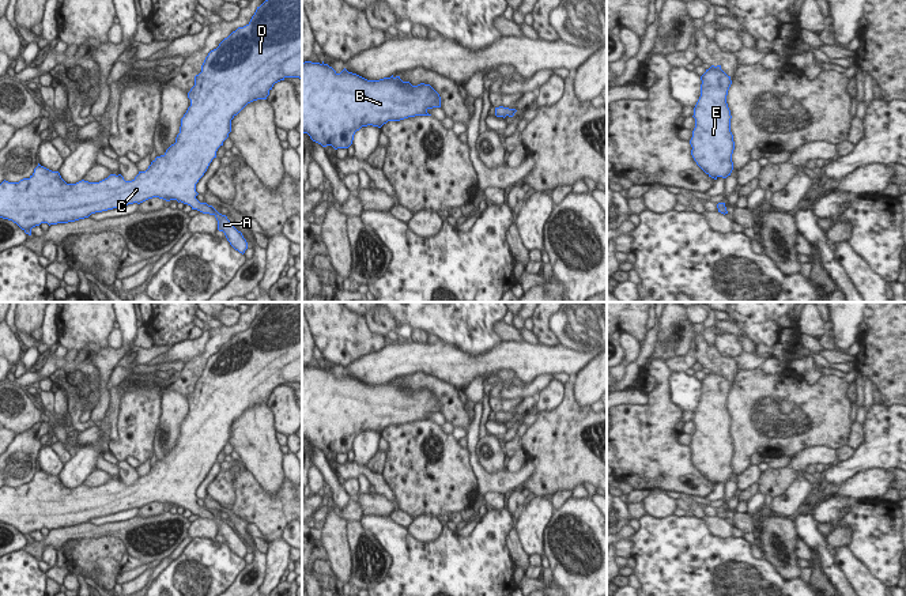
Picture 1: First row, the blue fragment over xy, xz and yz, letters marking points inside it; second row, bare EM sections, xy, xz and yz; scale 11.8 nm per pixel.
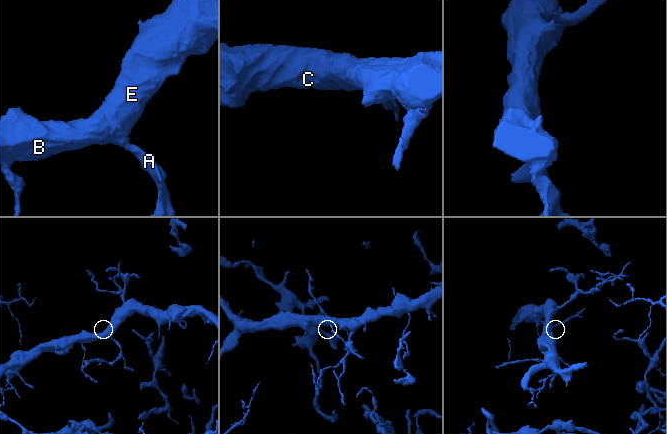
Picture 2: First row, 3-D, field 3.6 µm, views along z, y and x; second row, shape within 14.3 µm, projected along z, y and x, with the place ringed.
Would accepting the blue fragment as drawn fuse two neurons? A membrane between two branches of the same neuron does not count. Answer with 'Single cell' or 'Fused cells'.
Single cell

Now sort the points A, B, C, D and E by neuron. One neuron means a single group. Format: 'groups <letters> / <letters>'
groups A B C D E

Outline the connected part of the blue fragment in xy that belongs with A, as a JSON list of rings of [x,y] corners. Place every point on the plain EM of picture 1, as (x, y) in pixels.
[[[269,302],[257,312],[250,327],[238,332],[219,351],[208,358],[201,377],[195,381],[195,391],[188,397],[190,411],[181,423],[175,448],[156,461],[146,476],[132,486],[121,479],[110,479],[99,487],[79,486],[67,489],[58,476],[52,476],[38,468],[29,483],[19,487],[0,489],[0,523],[12,525],[26,539],[41,528],[57,529],[88,523],[91,518],[117,512],[143,508],[152,502],[166,506],[177,505],[203,518],[214,520],[218,535],[223,536],[230,550],[245,558],[248,547],[226,520],[212,510],[200,508],[196,489],[216,463],[216,456],[231,437],[231,425],[250,407],[267,404],[273,389],[286,382],[302,384],[302,302]]]

